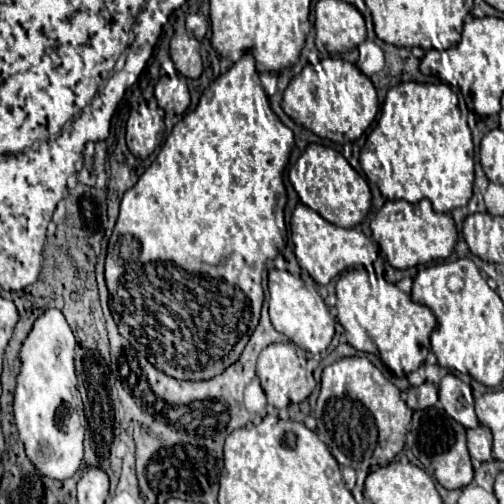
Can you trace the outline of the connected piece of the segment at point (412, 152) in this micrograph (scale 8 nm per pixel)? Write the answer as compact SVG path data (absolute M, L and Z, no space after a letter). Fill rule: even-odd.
M402 82L390 88L386 94L382 116L376 128L368 134L368 140L360 152L360 166L364 160L362 170L366 178L378 186L386 200L406 200L410 204L416 204L422 198L428 198L432 202L432 208L440 214L466 206L472 198L474 184L474 144L467 120L462 118L458 108L458 96L452 92L448 84Z

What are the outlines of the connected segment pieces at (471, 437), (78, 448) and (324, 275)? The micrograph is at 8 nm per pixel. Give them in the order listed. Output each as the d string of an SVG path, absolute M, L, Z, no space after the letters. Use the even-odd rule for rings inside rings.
M486 426L468 430L468 452L478 462L492 460L492 432Z
M48 308L44 314L36 318L18 354L20 372L16 376L16 392L14 392L16 428L18 428L20 440L24 442L26 454L32 460L32 464L44 476L54 478L54 480L66 480L74 476L84 456L82 440L84 440L86 420L84 420L84 406L82 406L82 398L78 392L78 380L76 380L76 370L74 370L74 346L76 346L74 334L70 326L66 324L66 318L62 316L62 312L56 308Z
M298 204L292 214L290 232L292 232L294 254L296 254L300 268L306 270L318 284L328 284L332 278L336 278L344 270L358 266L358 264L363 264L369 278L372 278L372 265L379 254L378 245L359 228L346 229L334 226L328 220L324 220L318 212L314 212L312 208Z

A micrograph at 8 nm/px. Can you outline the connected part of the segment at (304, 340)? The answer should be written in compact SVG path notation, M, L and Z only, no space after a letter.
M270 270L268 272L268 306L270 306L270 320L272 326L288 336L298 348L306 352L324 352L334 336L334 324L336 320L330 314L330 308L324 304L322 296L316 292L316 288L306 286L302 278L292 276L286 270Z

